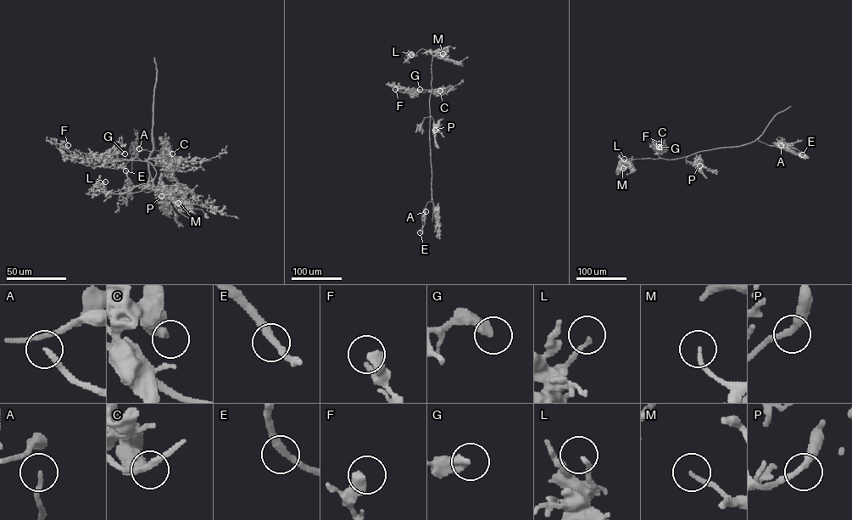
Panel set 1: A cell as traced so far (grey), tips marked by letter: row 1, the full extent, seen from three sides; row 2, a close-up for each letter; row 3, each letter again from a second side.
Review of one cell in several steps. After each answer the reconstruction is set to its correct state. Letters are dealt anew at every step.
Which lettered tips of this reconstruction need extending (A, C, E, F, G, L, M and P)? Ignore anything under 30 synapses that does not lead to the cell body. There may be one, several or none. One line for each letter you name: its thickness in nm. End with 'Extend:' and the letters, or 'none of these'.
A: Thickness 90 nm
C: Thickness 360 nm
G: Thickness 400 nm
M: Thickness 150 nm
Extend: A, C, G, M

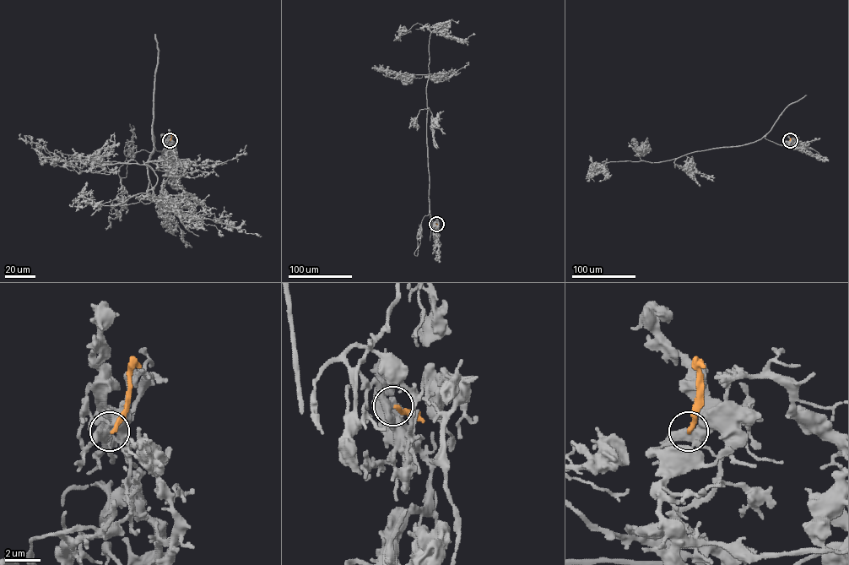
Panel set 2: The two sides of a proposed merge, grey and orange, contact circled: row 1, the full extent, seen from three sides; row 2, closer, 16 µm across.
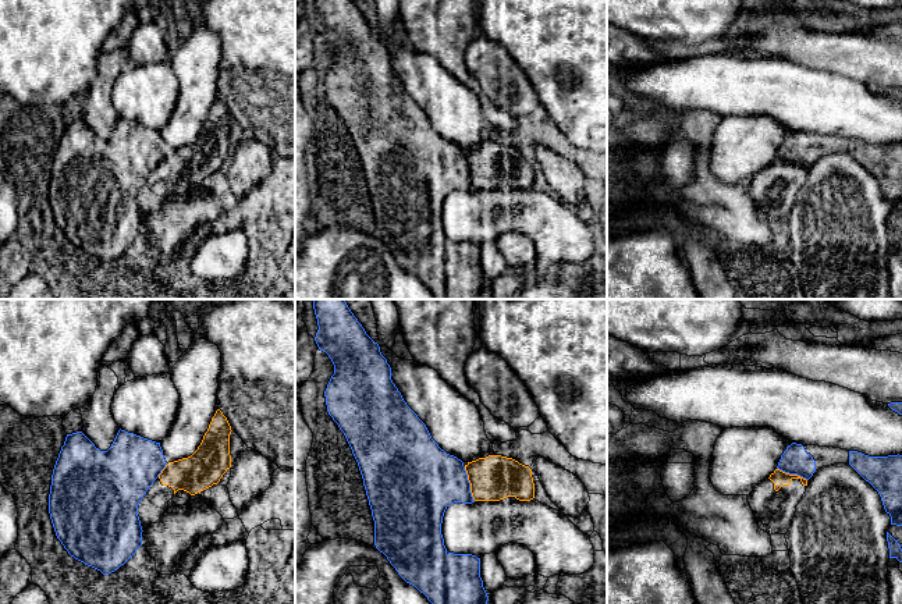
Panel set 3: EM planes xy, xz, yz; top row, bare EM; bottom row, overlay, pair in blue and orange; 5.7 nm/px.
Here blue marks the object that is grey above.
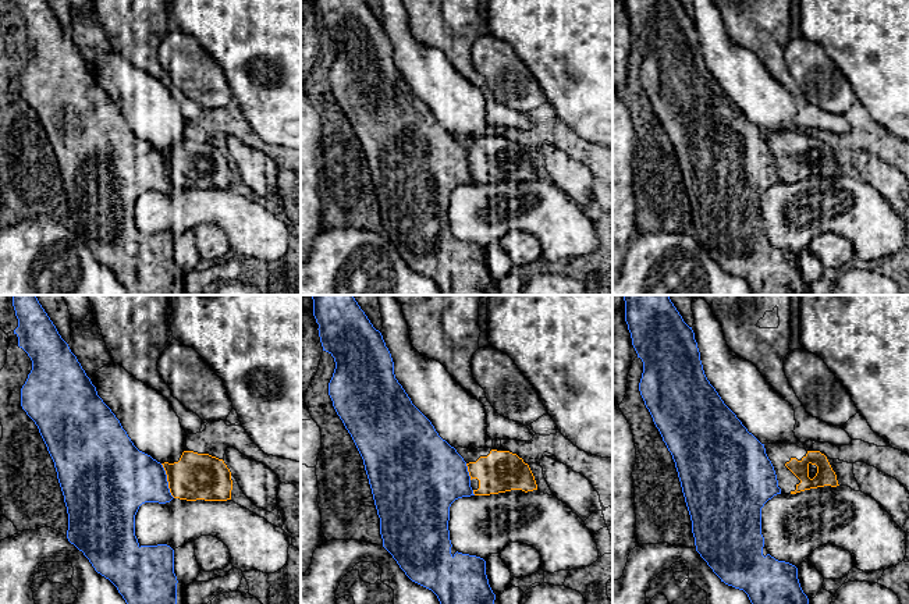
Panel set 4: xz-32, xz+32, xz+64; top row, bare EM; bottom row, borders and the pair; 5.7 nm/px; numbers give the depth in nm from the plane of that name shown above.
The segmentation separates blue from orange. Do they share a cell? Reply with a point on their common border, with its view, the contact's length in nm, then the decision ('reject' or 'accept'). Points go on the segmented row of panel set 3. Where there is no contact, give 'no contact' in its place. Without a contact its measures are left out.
contact xz (469, 483); length 220 nm; reject

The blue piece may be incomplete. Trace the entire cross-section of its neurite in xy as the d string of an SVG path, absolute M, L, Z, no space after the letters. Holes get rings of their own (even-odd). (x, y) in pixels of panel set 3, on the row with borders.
M121 429L107 451L96 448L82 431L67 434L52 475L49 514L56 536L68 554L103 575L117 571L132 558L142 546L138 505L166 465L160 443Z

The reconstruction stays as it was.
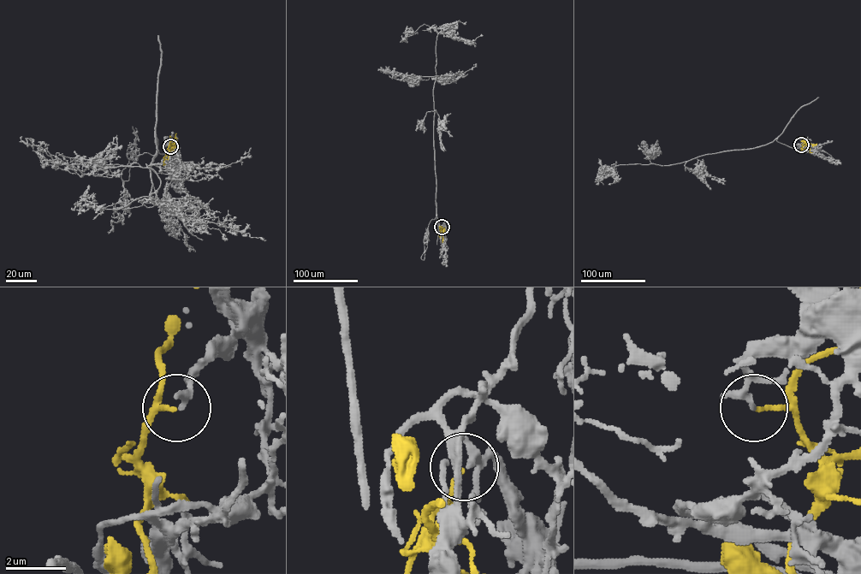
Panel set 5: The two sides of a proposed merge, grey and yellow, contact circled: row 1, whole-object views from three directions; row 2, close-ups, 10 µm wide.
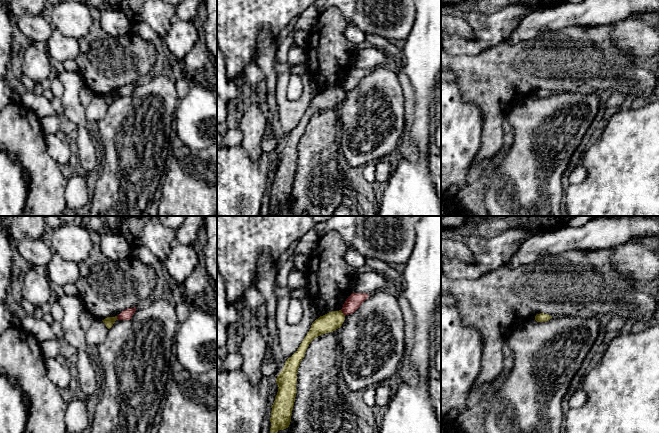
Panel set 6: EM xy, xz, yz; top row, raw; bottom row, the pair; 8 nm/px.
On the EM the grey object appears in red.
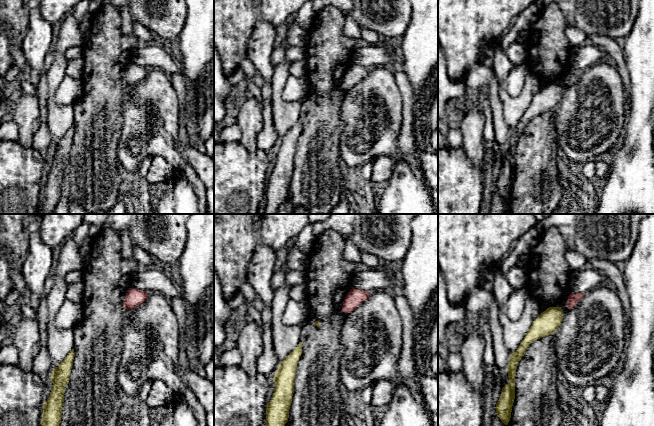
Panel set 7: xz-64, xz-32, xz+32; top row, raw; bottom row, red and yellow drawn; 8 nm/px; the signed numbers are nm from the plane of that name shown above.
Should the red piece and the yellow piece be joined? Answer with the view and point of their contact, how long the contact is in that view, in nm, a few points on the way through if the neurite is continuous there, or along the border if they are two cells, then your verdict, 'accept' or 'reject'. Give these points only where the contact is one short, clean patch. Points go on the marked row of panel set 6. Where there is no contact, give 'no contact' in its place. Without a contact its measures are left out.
meets red in xz at (343, 313); contact 60 nm long; reject

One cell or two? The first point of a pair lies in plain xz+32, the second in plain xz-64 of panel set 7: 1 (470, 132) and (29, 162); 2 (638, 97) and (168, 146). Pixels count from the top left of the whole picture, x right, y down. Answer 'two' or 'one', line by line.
1: two
2: two

